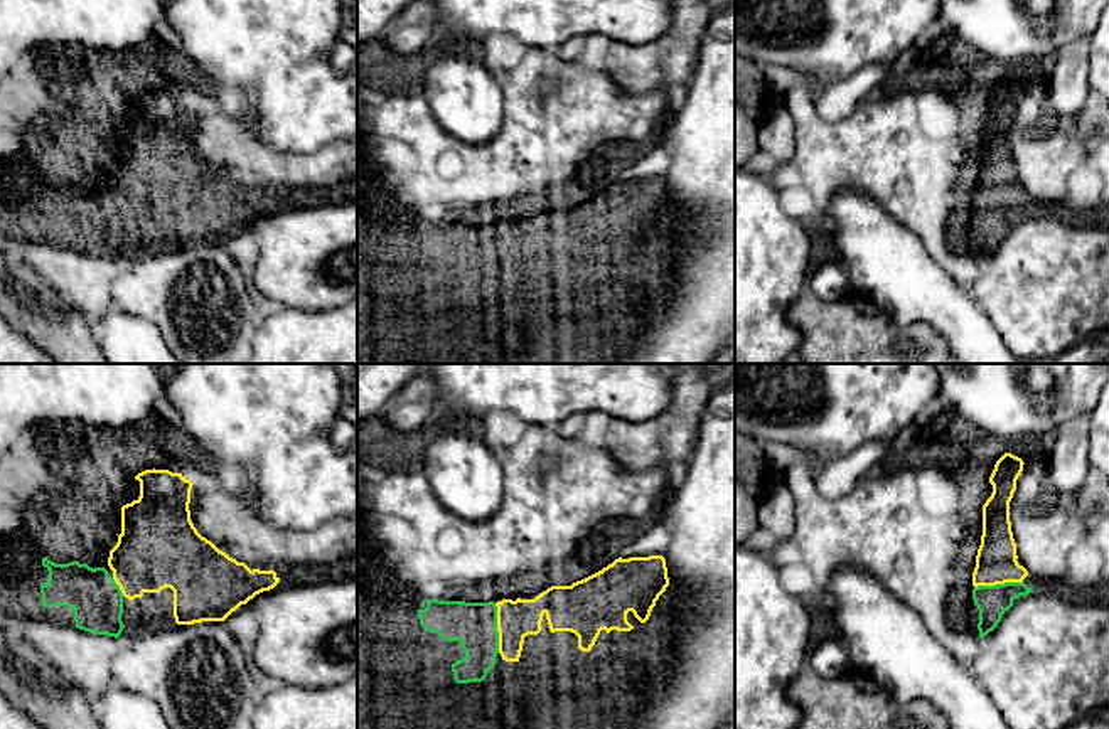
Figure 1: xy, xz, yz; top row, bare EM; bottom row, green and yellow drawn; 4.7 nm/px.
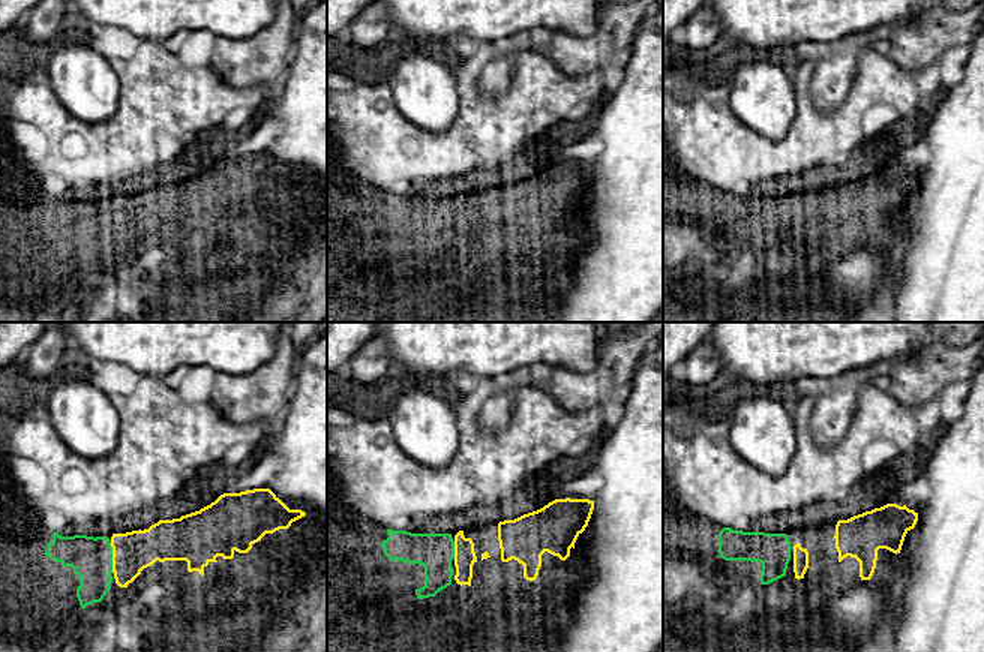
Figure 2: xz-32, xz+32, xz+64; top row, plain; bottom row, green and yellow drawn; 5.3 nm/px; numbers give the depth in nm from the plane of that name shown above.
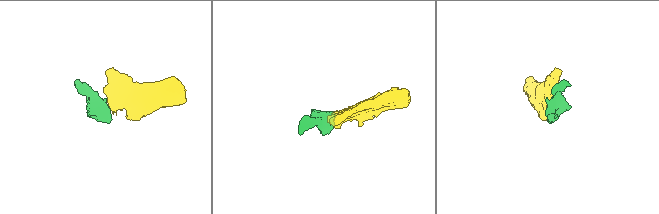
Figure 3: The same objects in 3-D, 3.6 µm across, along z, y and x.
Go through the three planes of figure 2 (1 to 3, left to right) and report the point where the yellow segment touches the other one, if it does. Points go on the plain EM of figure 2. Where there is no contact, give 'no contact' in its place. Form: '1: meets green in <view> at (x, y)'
1: meets green in xz-32 at (111, 221)
2: meets green in xz+32 at (453, 213)
3: no contact

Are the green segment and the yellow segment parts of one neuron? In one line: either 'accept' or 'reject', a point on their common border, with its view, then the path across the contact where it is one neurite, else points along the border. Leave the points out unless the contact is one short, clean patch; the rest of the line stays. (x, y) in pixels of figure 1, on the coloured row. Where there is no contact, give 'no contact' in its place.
accept; meets green in xz at (496, 628); runs through xz (474, 623), (482, 628), (496, 628), (518, 618)

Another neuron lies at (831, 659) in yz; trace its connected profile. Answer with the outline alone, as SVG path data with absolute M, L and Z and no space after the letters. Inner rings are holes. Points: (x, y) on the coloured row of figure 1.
M829 638L807 655L807 667L824 678L836 678L848 672L849 652L843 640Z

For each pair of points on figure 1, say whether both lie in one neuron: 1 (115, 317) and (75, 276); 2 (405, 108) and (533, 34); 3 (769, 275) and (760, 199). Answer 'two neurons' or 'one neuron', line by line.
1: two neurons
2: two neurons
3: one neuron

